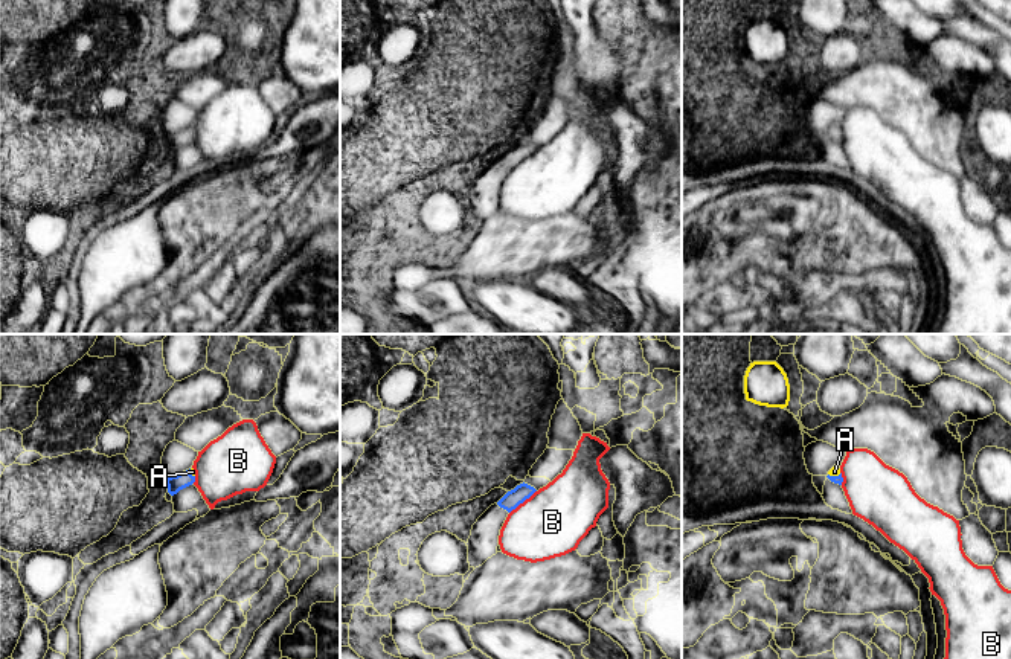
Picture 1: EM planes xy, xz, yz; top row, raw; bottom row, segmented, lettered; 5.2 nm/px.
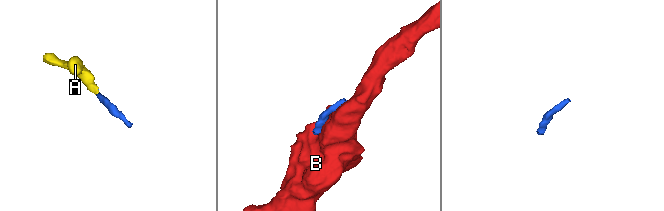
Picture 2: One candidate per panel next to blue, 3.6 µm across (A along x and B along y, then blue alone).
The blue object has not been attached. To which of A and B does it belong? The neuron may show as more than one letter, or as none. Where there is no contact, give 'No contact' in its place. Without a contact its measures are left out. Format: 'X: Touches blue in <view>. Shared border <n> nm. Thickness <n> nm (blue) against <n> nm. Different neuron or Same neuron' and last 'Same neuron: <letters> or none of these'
A: Touches blue in yz. Shared border 70 nm. Thickness 50 nm (blue) against 50 nm. Same neuron
B: Touches blue in xz. Shared border 190 nm. Thickness 90 nm (blue) against 360 nm. Different neuron
Same neuron: A

